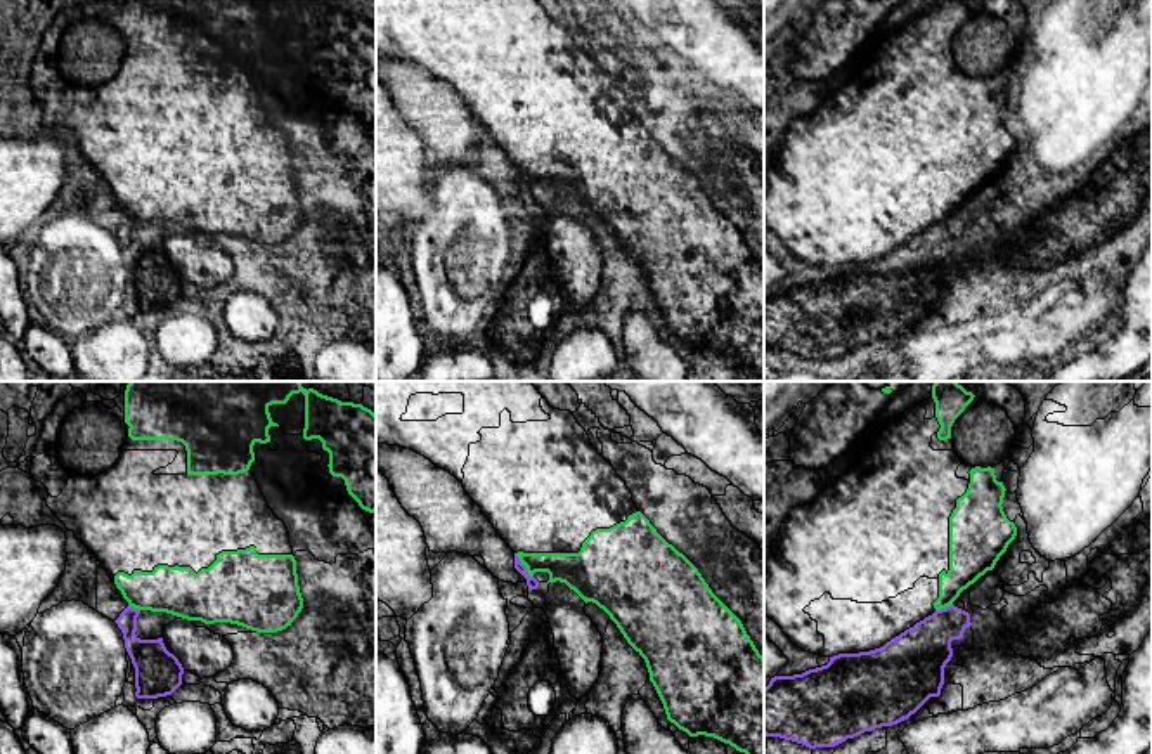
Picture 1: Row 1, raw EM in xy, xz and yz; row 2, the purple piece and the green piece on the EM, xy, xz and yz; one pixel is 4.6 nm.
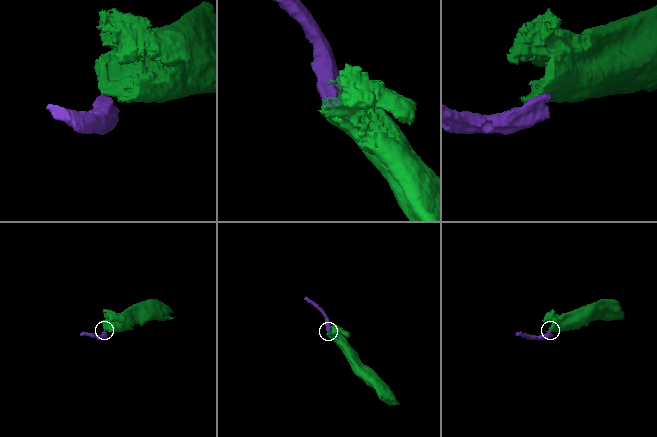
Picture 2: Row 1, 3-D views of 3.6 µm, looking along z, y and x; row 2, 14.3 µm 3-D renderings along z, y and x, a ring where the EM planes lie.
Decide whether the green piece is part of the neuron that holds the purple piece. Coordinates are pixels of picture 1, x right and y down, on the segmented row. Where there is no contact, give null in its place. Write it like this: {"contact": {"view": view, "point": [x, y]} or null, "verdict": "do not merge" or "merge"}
{"contact": {"view": "xz", "point": [524, 565]}, "verdict": "do not merge"}

